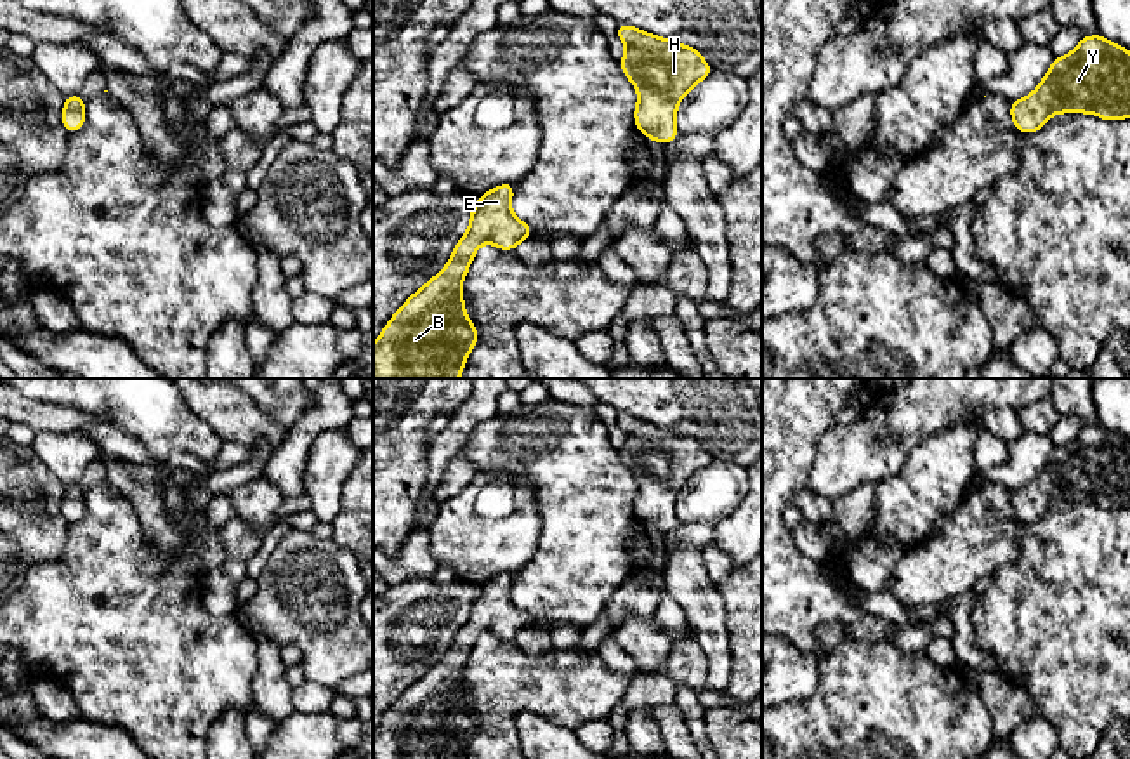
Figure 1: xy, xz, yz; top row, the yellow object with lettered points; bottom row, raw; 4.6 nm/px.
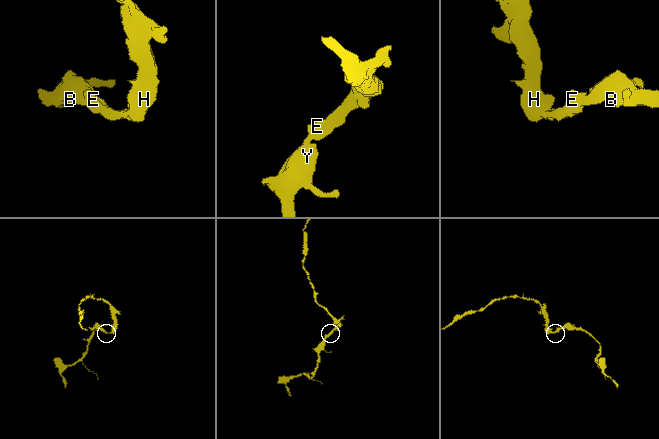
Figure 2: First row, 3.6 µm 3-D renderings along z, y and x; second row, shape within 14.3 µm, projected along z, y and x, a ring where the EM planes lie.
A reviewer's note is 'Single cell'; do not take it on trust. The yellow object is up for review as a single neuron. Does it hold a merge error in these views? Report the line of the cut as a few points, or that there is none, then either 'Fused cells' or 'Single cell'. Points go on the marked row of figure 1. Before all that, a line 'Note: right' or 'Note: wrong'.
Note: right
No split. Single cell

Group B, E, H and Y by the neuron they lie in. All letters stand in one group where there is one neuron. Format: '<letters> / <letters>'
B E H Y

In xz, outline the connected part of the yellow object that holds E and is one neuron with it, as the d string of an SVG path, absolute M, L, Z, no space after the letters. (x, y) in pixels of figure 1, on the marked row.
M512 182L477 198L470 224L444 269L420 287L373 344L373 379L458 379L477 344L465 316L462 281L481 243L512 250L535 229L510 208Z

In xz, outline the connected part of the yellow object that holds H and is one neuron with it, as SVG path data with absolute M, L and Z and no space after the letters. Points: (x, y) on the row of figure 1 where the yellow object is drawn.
M621 23L614 35L627 45L620 66L639 94L637 130L665 146L680 135L675 125L679 102L715 68L703 61L700 50L635 26Z

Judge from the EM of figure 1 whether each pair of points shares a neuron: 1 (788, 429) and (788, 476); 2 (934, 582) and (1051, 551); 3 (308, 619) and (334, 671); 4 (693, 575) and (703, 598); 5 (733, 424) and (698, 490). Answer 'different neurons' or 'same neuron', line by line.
1: same neuron
2: different neurons
3: same neuron
4: same neuron
5: different neurons

